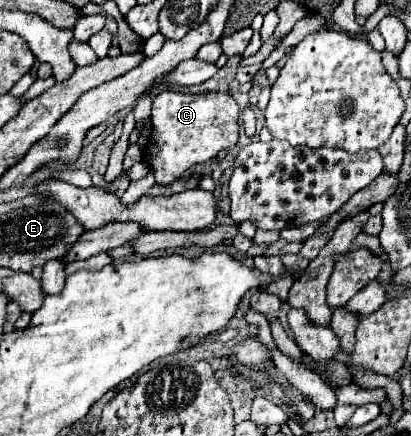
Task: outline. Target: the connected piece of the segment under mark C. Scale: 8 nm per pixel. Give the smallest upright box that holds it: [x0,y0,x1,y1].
[145,89,239,185]

